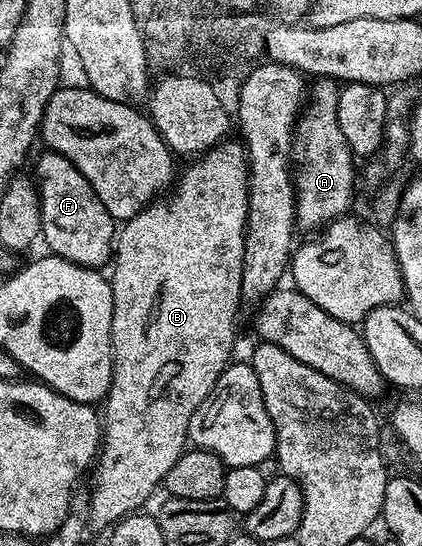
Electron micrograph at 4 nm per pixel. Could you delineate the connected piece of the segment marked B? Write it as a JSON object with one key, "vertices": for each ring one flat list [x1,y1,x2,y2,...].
{"vertices":[[226,138,218,143,214,147,208,149,206,152,199,155,197,158,191,159,190,165,186,169,181,169,180,175,177,177,176,183,173,185,172,191,165,197,166,204,160,204,161,202,149,203,146,208,142,208,138,213,129,220,125,221,117,229,116,232,116,243,112,253,112,269,114,273,109,273,108,279,112,286,112,298,114,299,114,305,112,306,112,350,114,351,114,369,112,370,112,382,110,383,110,393,107,394,104,401,104,431,102,433,102,443,100,445,100,455,96,460,96,467,93,469,94,472,94,489,90,492,90,508,88,507,88,520,91,525,94,524,98,528,109,529,111,526,118,523,119,520,124,516,137,513,138,508,150,495,153,494,157,488,165,481,168,470,172,470,172,466,176,466,176,462,182,456,183,452,187,451,188,448,188,426,190,425,190,419,192,414,200,406,200,402,204,402,204,398,208,398,208,394,216,386,216,382,220,378,220,374,226,368,227,364,231,363,232,357,230,356,234,352,234,323,238,320,238,304,243,303,242,298,242,271,244,270,244,250,246,249,246,219,248,218,248,190,250,189,250,170,248,167,248,161,246,159,245,147,237,139,231,140]]}

